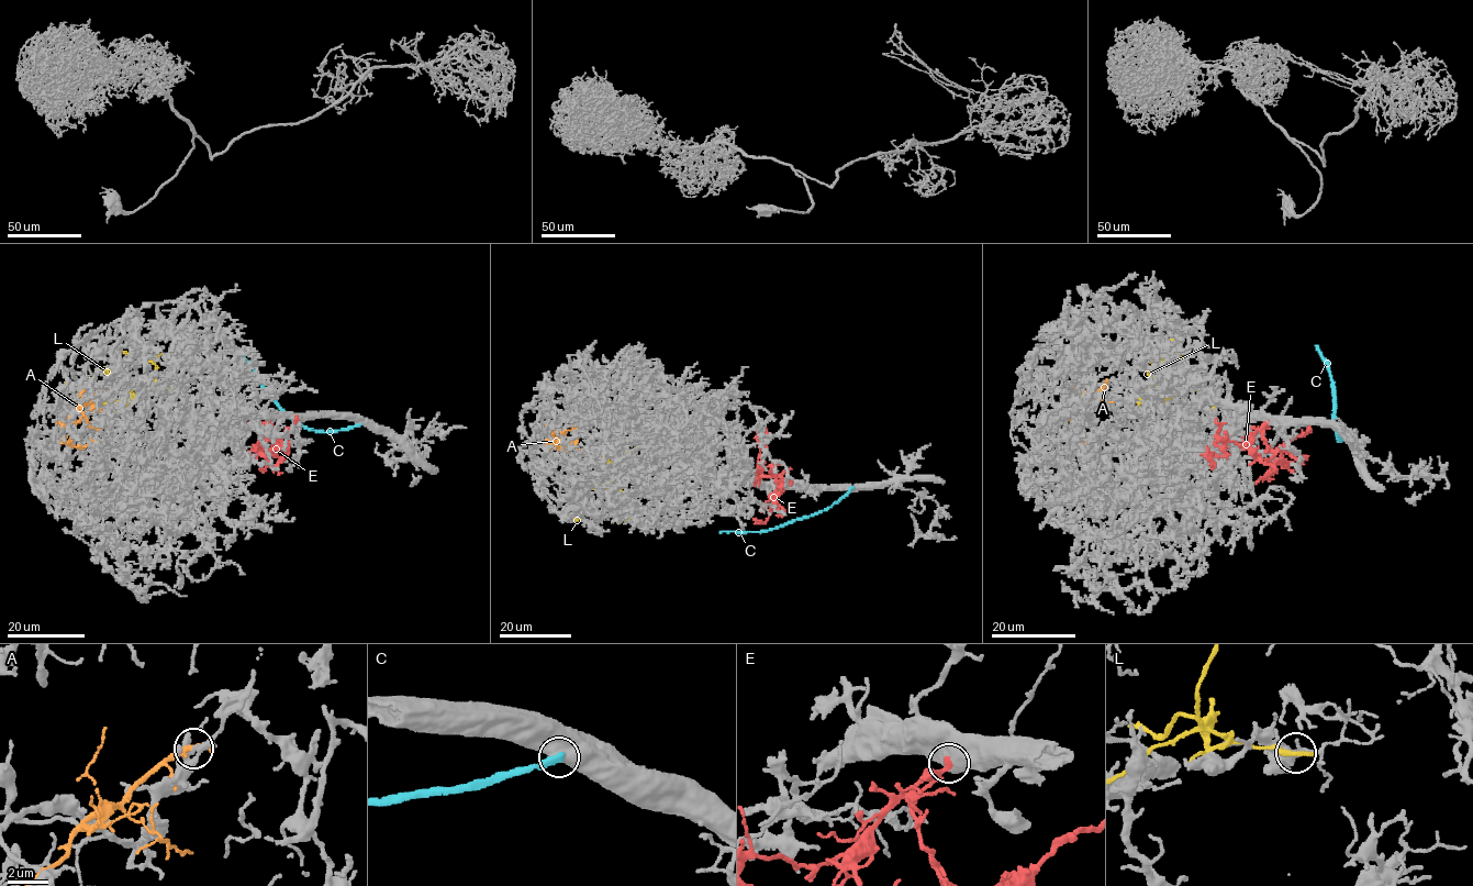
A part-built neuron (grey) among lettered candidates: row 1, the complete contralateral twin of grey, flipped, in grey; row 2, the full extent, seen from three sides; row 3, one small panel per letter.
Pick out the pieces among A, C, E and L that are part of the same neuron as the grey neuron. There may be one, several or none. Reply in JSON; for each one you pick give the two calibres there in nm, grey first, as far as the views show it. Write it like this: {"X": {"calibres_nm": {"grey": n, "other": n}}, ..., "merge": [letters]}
{"E": {"calibres_nm": {"grey": 900, "other": 400}}, "merge": ["E"]}

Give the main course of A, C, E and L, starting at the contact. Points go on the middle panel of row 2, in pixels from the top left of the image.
A: (569, 447), (561, 450), (546, 442), (567, 444), (576, 442), (578, 433), (583, 434)
C: (852, 487), (829, 506), (776, 528), (720, 532)
E: (759, 482), (757, 478), (773, 477), (779, 487), (768, 520), (758, 523), (754, 519)
L: (636, 447), (621, 454), (612, 449), (605, 452), (601, 471), (582, 487), (586, 510), (581, 517), (570, 516)

